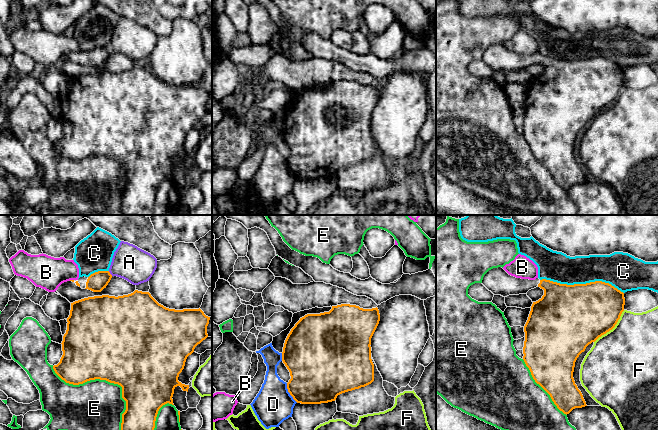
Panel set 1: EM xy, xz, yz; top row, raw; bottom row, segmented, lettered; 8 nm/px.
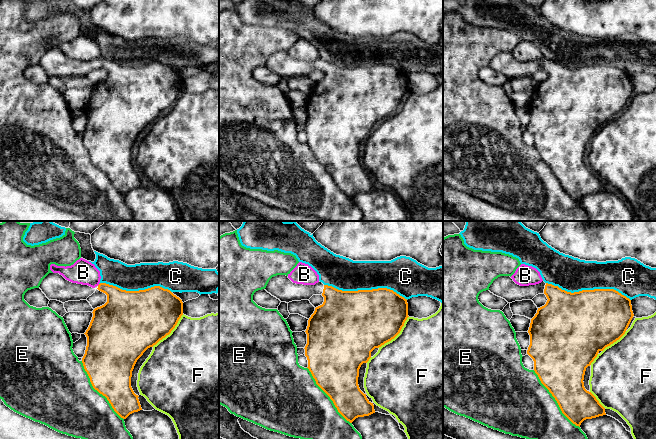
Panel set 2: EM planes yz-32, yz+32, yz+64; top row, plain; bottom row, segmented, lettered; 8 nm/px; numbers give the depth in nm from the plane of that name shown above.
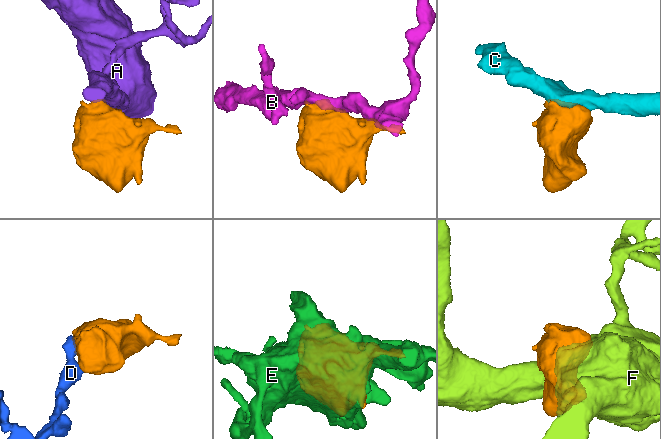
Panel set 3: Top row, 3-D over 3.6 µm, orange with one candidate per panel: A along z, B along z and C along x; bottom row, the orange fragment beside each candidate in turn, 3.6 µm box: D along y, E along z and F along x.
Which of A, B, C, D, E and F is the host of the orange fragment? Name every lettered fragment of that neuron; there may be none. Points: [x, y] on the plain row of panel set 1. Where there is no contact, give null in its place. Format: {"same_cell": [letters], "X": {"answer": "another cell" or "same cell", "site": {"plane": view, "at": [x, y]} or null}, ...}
{"same_cell": [], "A": {"answer": "another cell", "site": {"plane": "xy", "at": [109, 49]}}, "B": {"answer": "another cell", "site": {"plane": "xy", "at": [71, 56]}}, "C": {"answer": "another cell", "site": {"plane": "yz", "at": [582, 60]}}, "D": {"answer": "another cell", "site": {"plane": "xz", "at": [289, 168]}}, "E": {"answer": "another cell", "site": {"plane": "xy", "at": [111, 158]}}, "F": {"answer": "another cell", "site": {"plane": "yz", "at": [612, 104]}}}

